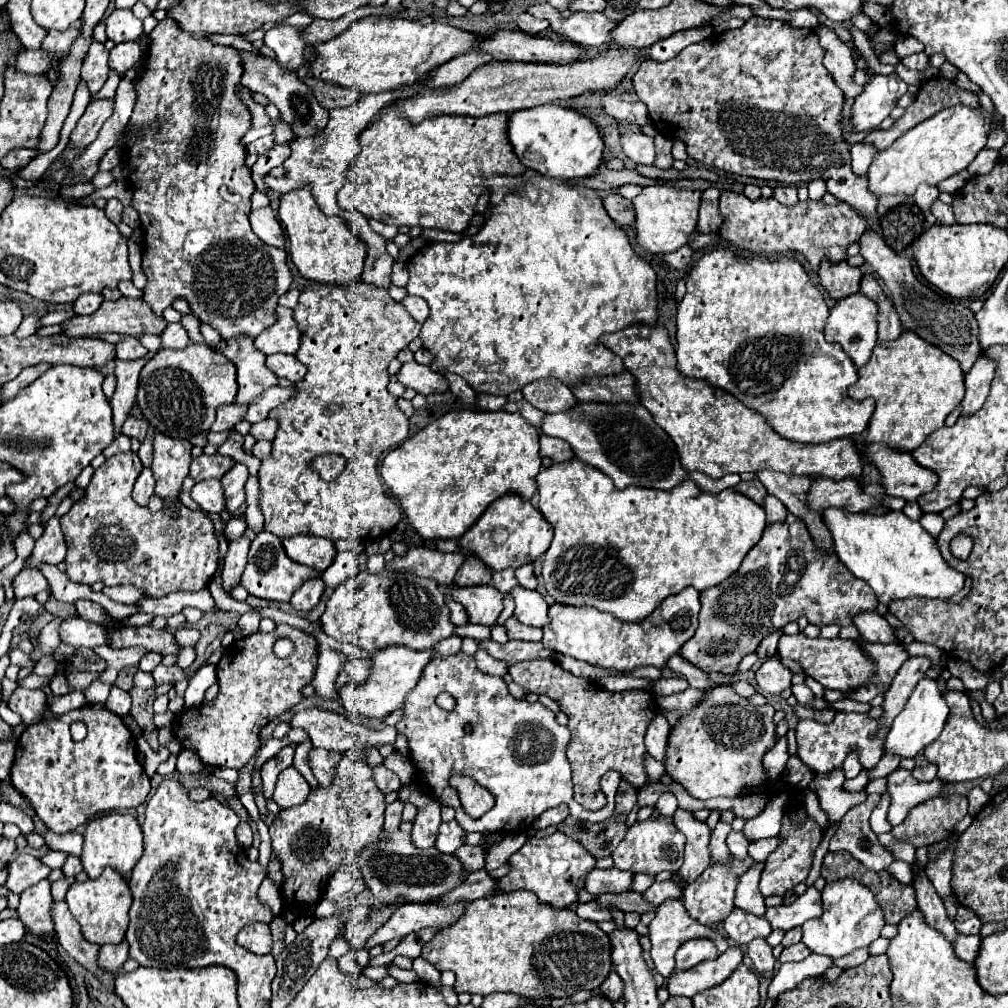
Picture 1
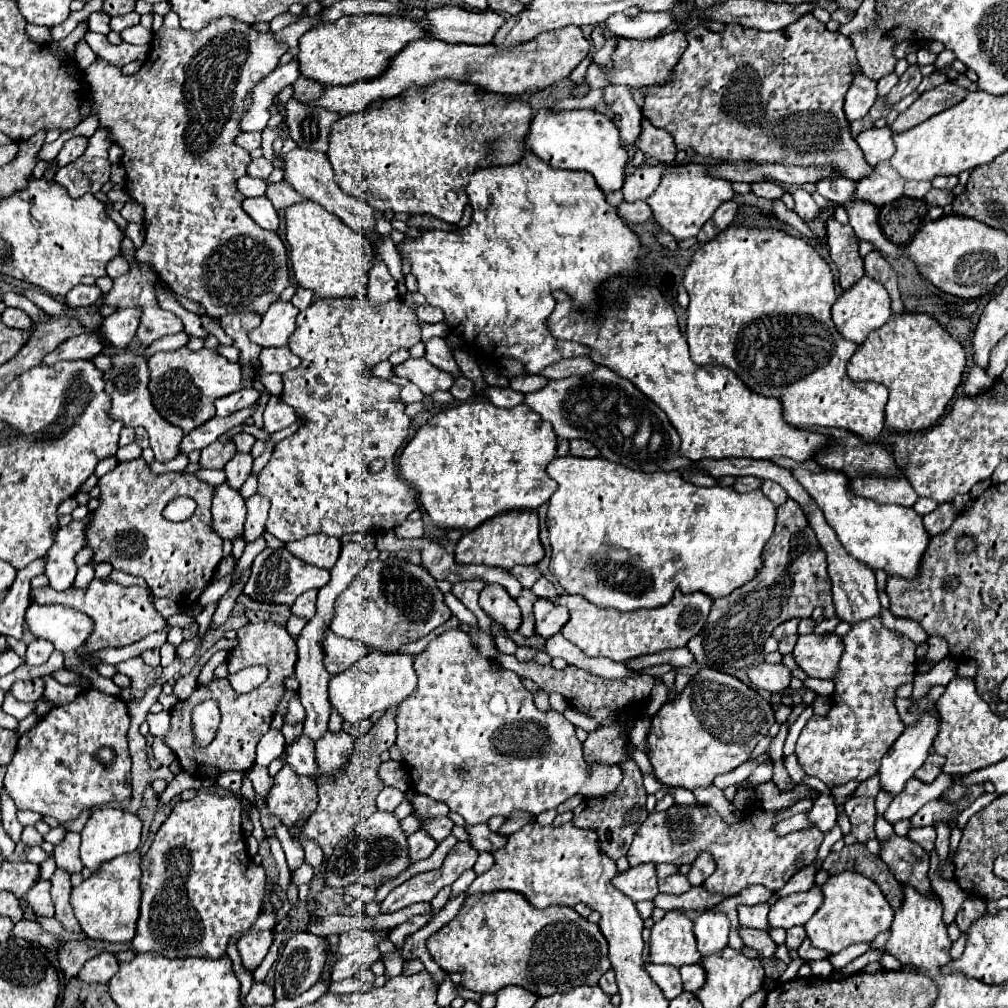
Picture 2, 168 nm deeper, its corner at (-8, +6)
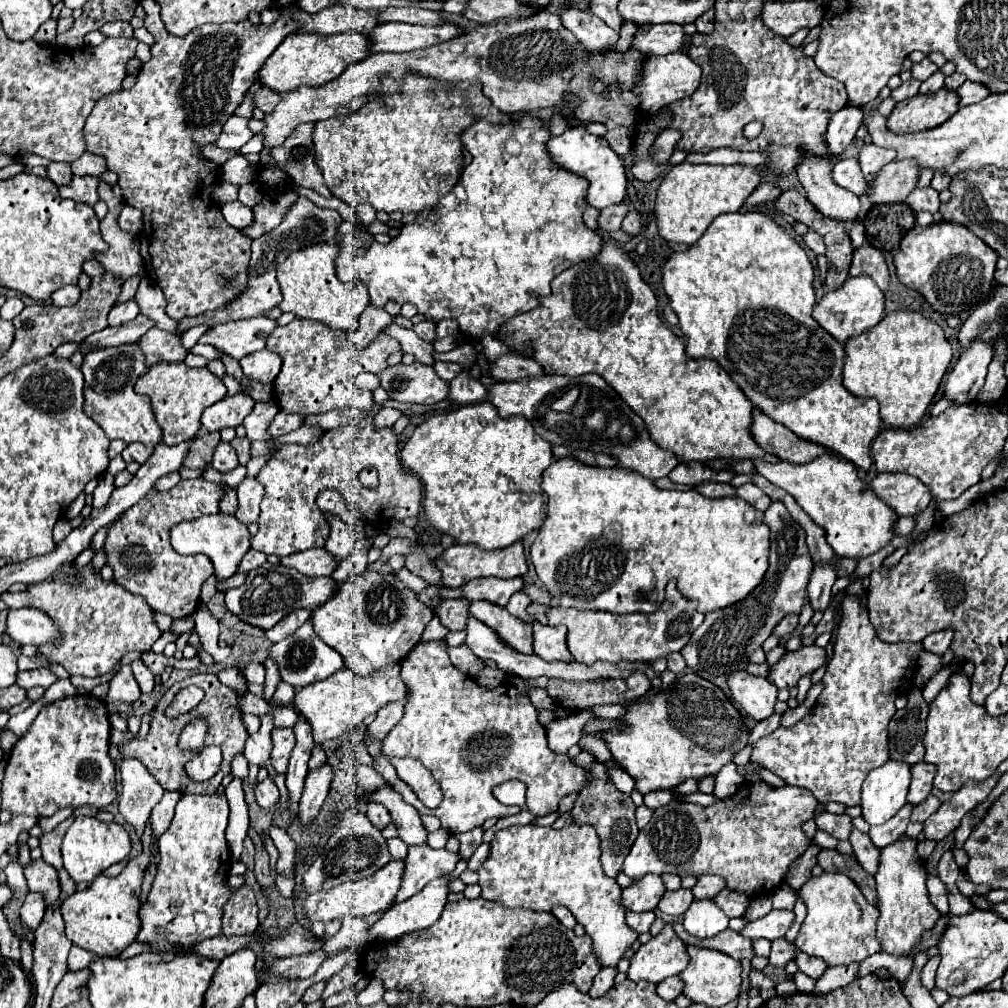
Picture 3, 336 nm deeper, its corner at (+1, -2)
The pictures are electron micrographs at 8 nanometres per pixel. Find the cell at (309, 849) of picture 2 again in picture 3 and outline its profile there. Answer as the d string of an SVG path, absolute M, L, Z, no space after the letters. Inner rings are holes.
M266 778L264 782L258 782L256 786L256 802L260 808L272 808L280 800L280 792L272 778Z

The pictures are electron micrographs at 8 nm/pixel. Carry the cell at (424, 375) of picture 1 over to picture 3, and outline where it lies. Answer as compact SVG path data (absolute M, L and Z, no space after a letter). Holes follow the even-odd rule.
M420 362L396 364L380 374L382 388L398 402L436 404L448 396L448 382L444 382L432 366Z

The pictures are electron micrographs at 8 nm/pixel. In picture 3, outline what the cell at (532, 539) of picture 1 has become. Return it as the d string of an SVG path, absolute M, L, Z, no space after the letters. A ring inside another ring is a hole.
M514 542L514 546L508 546L506 550L478 550L478 546L454 544L436 560L436 566L442 572L442 584L448 588L458 588L458 586L466 584L468 580L480 578L480 576L514 578L514 576L524 576L528 572L522 542Z

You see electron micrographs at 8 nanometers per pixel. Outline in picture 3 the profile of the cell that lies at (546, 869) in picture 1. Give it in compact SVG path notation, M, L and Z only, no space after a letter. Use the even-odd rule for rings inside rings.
M510 826L496 832L490 848L490 856L478 868L482 898L500 902L506 908L530 908L534 912L550 912L554 906L566 906L576 920L584 926L586 934L592 938L592 948L602 966L618 966L626 950L638 940L638 932L626 924L626 912L620 906L622 888L614 878L608 878L600 864L600 840L592 826L564 826L560 830L542 826Z

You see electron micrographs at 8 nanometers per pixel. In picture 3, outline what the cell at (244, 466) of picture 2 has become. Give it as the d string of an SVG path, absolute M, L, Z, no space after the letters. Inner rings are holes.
M220 442L216 452L214 452L214 458L212 458L212 466L218 470L218 472L232 472L236 466L238 466L238 458L236 458L236 452L230 444L226 442Z

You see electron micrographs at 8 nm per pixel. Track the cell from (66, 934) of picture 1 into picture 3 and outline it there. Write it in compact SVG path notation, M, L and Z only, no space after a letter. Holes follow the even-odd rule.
M34 860L28 868L24 868L28 888L32 892L40 892L46 900L46 906L54 908L60 902L60 882L58 882L58 872L46 864L44 860Z

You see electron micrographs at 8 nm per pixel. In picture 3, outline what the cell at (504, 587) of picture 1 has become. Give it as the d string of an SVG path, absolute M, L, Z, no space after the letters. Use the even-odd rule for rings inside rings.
M524 586L522 588L522 592L526 592L526 594L530 594L530 598L532 598L532 602L538 602L538 604L550 604L552 602L552 596L546 592L546 590L540 590L540 588L536 588L536 586Z

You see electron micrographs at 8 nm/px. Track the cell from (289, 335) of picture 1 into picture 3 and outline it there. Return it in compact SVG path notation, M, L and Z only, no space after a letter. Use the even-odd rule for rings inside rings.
M258 316L250 320L238 320L238 322L228 322L220 324L212 330L208 330L200 342L202 344L212 344L232 358L240 360L256 350L266 348L266 338L268 334L276 328L276 320L268 316Z

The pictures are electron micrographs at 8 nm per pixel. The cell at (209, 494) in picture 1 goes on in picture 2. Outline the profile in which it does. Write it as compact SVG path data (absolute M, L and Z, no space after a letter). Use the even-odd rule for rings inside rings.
M221 484L215 488L213 506L211 506L211 528L223 540L243 538L247 506L237 490L229 484Z

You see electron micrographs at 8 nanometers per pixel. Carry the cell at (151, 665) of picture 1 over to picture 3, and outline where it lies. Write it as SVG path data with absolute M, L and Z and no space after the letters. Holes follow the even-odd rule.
M134 660L130 666L134 670L134 676L138 678L138 684L140 684L142 692L152 692L152 688L154 688L154 676L146 668L146 664L142 660Z

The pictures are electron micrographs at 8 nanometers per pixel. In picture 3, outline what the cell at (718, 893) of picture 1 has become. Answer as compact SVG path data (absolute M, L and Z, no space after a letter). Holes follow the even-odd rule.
M766 782L744 784L734 796L712 806L672 800L656 808L648 826L640 830L624 860L624 874L634 880L648 872L672 872L678 876L716 874L726 878L728 888L734 892L746 896L766 894L784 882L792 862L812 844L800 826L812 818L816 804L818 800L806 788L772 788Z

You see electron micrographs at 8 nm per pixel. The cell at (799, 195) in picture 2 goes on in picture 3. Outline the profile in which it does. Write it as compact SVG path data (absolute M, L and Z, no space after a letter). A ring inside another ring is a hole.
M808 228L806 234L802 234L802 240L804 240L804 244L806 244L814 254L824 254L824 252L826 252L826 250L824 250L824 240L822 240L812 228Z

